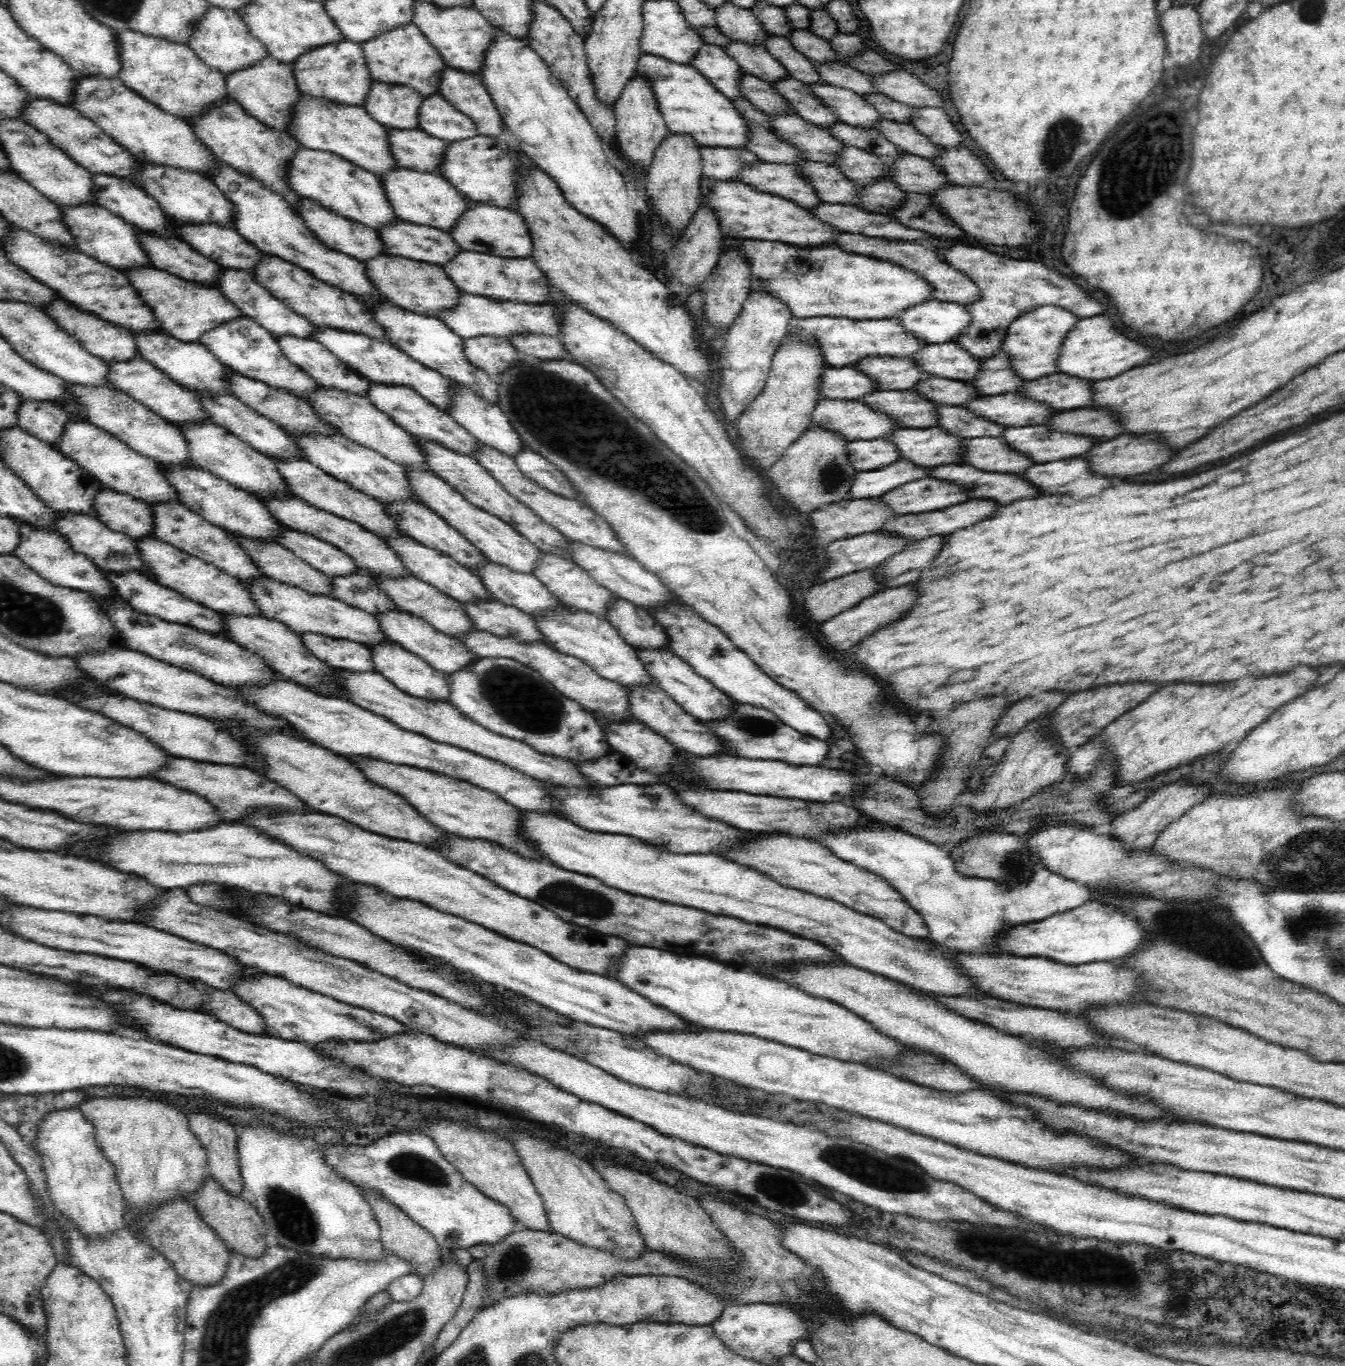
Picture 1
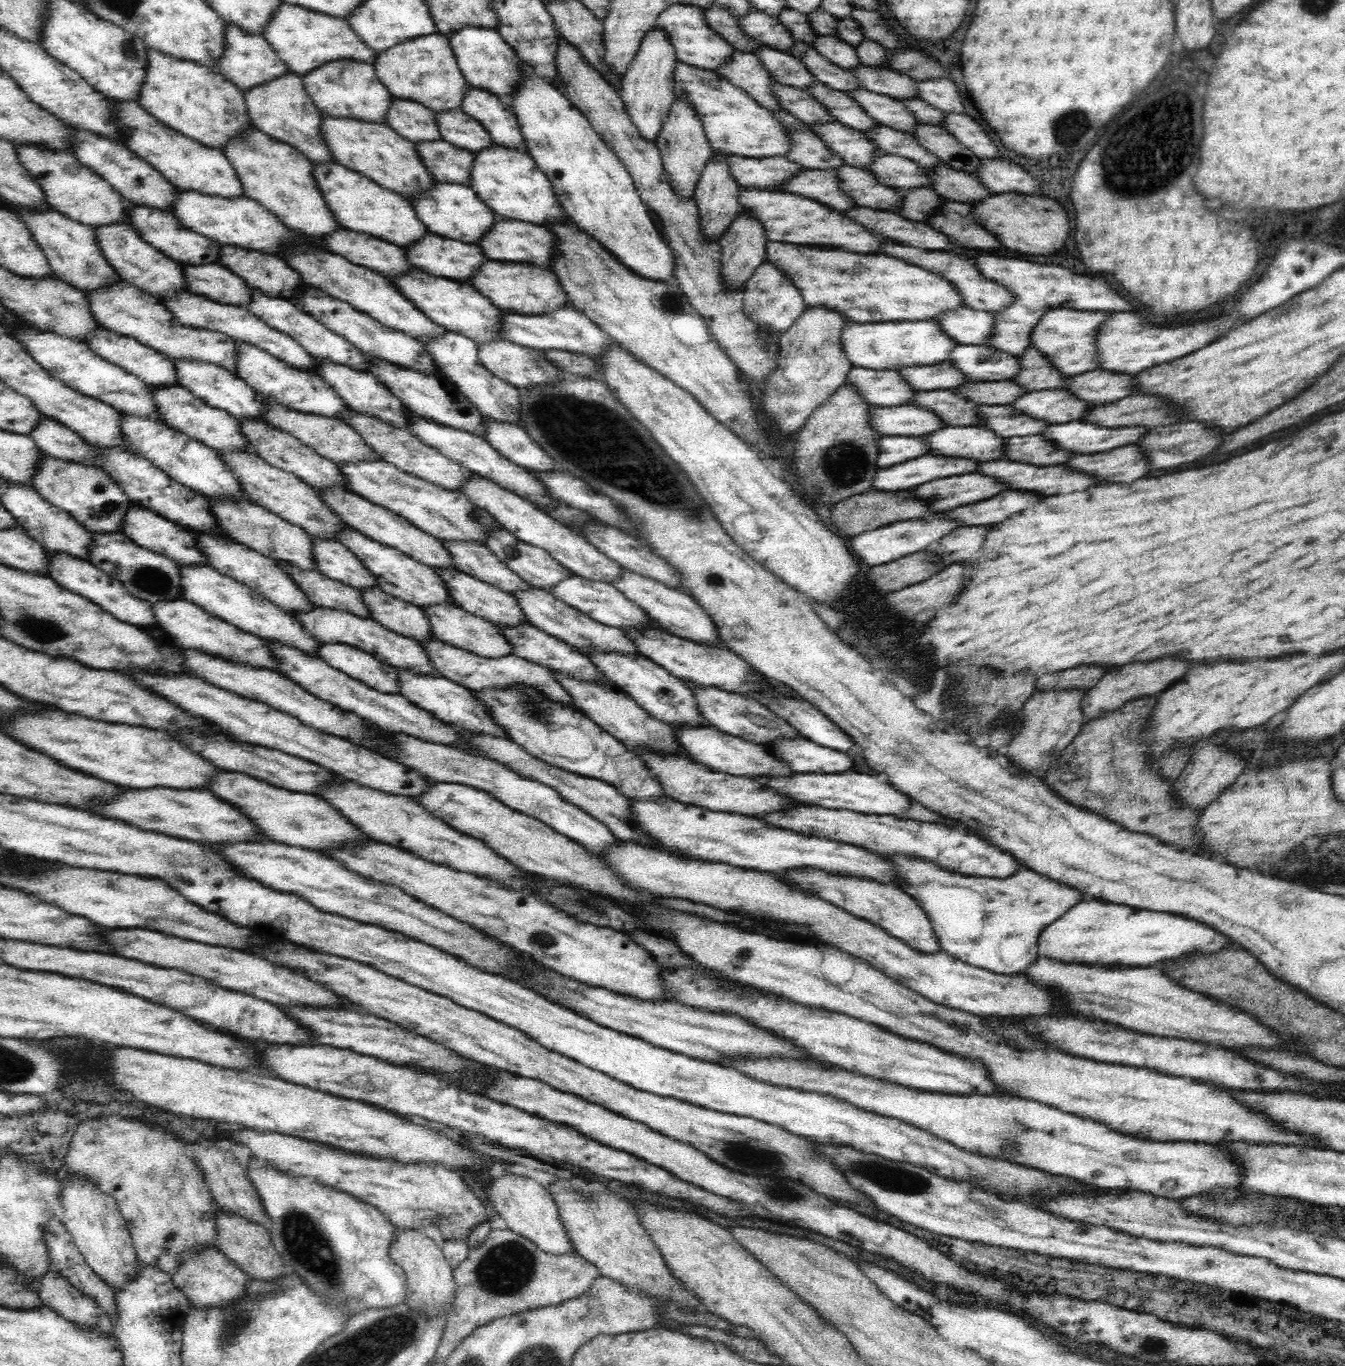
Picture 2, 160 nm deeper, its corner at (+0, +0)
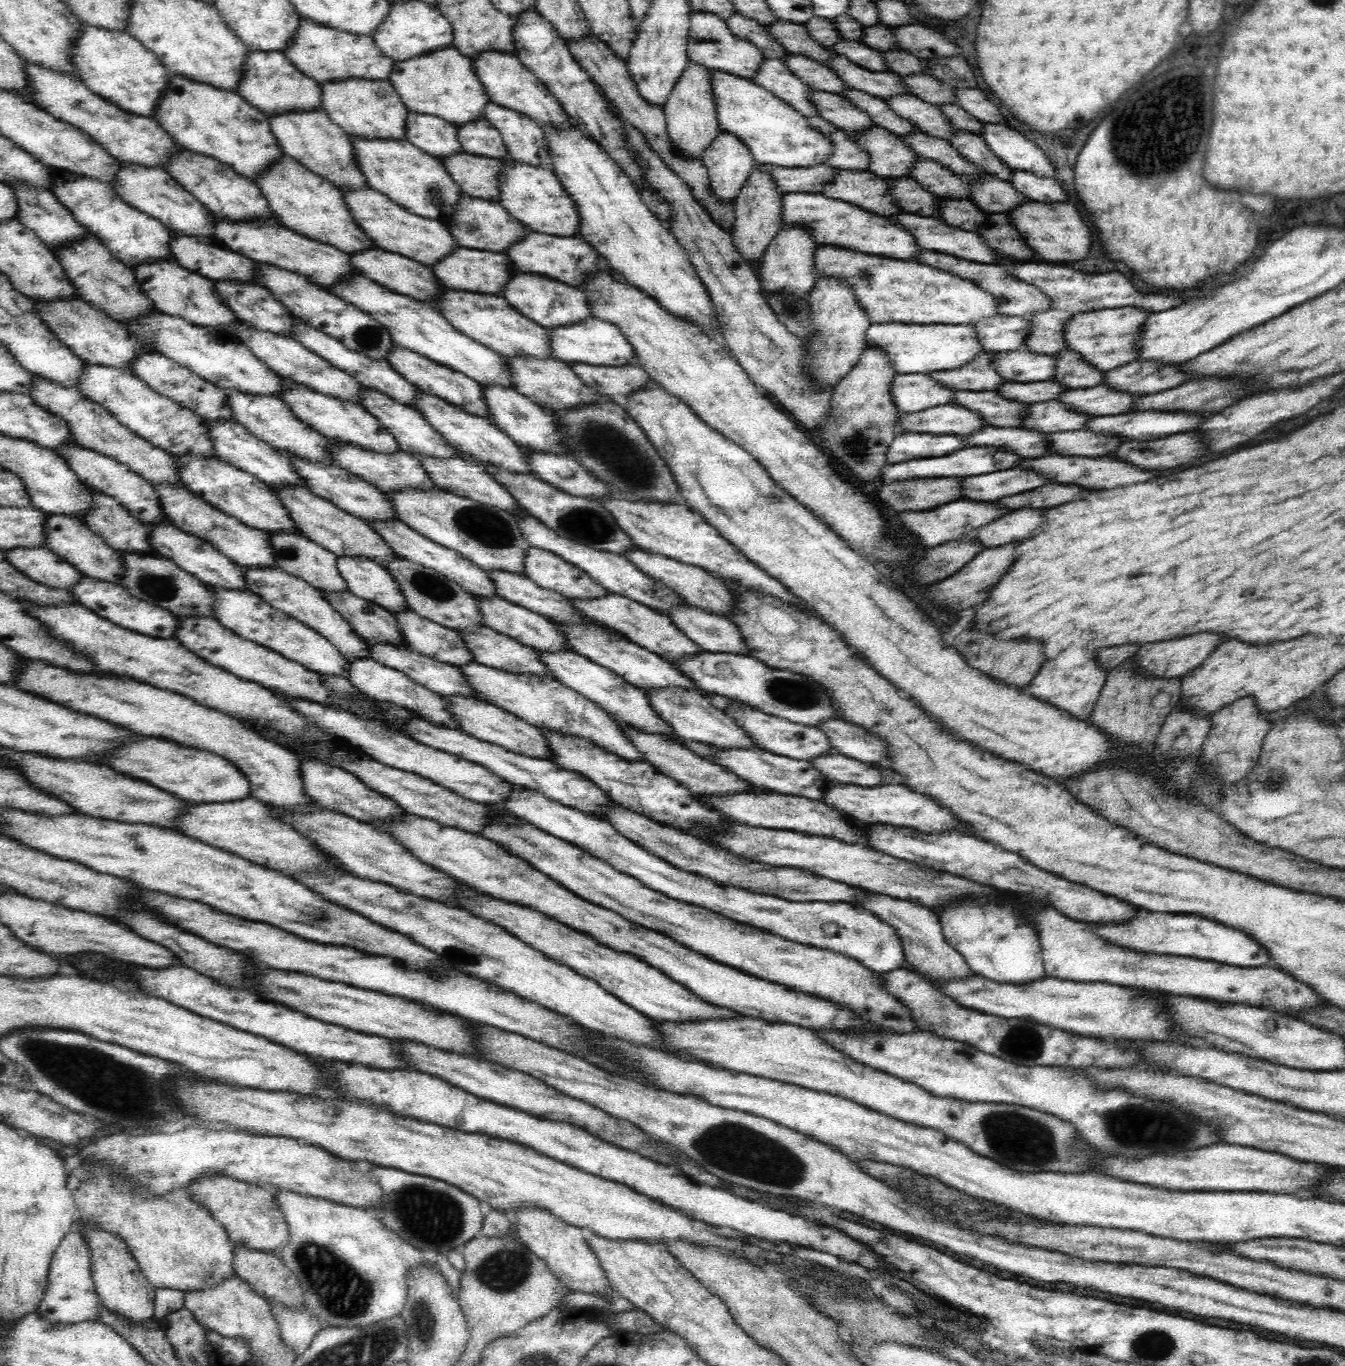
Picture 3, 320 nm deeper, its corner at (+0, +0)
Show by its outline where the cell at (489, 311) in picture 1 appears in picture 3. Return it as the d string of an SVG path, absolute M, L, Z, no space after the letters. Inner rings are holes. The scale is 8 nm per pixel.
M590 317L573 325L555 326L547 330L548 346L554 358L573 363L584 363L590 366L621 367L638 364L637 356L630 341L619 331L619 328L607 320Z

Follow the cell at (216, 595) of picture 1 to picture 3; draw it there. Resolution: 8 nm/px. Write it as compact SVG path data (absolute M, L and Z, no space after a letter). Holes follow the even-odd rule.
M208 587L211 589L215 619L224 628L230 629L243 640L253 641L255 644L264 646L286 659L304 666L307 670L319 674L341 676L349 680L348 658L342 656L325 637L303 624L302 621L270 606L256 593Z

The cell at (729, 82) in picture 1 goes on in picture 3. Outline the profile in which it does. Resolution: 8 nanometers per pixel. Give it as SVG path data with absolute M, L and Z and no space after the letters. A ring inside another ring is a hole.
M766 59L752 79L756 84L773 92L805 117L820 117L819 109L813 105L811 99L813 89L797 76L792 75L783 61Z

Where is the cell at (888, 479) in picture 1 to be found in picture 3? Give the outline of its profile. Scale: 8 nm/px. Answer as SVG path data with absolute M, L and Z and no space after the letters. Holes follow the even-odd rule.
M991 444L968 446L946 456L917 458L896 464L887 464L882 469L881 480L883 480L883 484L892 484L898 482L898 480L912 480L912 478L938 478L938 476L944 476L944 478L949 479L950 476L966 478L987 475L996 471L1014 468L1024 459L1026 458L1022 458L1022 456L1009 452L1000 446Z

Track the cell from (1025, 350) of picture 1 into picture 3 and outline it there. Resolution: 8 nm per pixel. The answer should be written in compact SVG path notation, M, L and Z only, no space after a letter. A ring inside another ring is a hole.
M1140 307L1077 313L1063 326L1063 338L1070 351L1079 352L1083 362L1090 363L1098 371L1107 372L1136 360L1135 338L1138 338L1144 321L1153 314L1153 311Z

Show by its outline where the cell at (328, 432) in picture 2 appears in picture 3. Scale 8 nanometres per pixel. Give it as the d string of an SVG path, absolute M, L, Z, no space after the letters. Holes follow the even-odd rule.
M327 438L327 450L331 452L331 458L338 467L346 468L351 473L373 484L383 493L394 493L395 490L410 489L411 486L419 486L422 489L436 489L431 476L423 470L423 464L411 453L399 450L395 453L377 453L373 450L361 449L357 445L351 445L346 441L338 441L336 438Z

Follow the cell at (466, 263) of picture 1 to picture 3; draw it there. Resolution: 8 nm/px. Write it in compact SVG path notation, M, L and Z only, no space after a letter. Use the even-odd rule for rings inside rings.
M517 271L511 277L500 295L512 308L540 326L554 329L555 326L573 325L575 322L594 317L591 314L586 296L580 289L563 284L561 281L541 277L537 273Z

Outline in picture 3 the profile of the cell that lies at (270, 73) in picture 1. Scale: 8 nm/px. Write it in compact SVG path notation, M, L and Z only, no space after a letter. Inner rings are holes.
M323 109L290 110L288 113L267 114L272 134L278 141L284 155L292 157L309 172L316 173L329 181L334 187L346 190L370 189L366 177L359 171L355 161L355 150L351 145L351 136L332 122Z

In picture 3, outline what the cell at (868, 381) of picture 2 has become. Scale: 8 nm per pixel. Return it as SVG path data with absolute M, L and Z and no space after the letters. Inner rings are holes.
M898 374L891 382L891 396L900 413L906 415L954 401L956 388L936 382L930 375Z

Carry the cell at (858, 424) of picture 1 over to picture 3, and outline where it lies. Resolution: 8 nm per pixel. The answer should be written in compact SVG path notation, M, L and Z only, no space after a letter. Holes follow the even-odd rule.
M947 404L897 418L899 432L958 434L965 436L985 428L991 428L976 411L966 406Z

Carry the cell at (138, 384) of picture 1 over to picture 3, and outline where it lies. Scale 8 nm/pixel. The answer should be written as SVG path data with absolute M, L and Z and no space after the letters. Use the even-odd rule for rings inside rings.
M205 421L208 435L215 447L218 458L229 465L249 472L268 486L302 486L306 487L297 471L291 466L290 456L276 450L272 445L247 432L242 424L232 421Z

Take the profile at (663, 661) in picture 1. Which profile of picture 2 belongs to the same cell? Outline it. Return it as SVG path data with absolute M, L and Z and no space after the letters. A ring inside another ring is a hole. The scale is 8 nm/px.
M688 681L683 682L686 682L691 692L694 693L696 707L699 714L703 716L704 723L710 724L719 731L765 747L770 746L774 741L778 741L780 737L796 738L800 736L790 723L775 715L768 708L762 707L762 704L755 702L748 696L725 692L724 689L710 688L709 686L702 688L694 683L689 684Z

